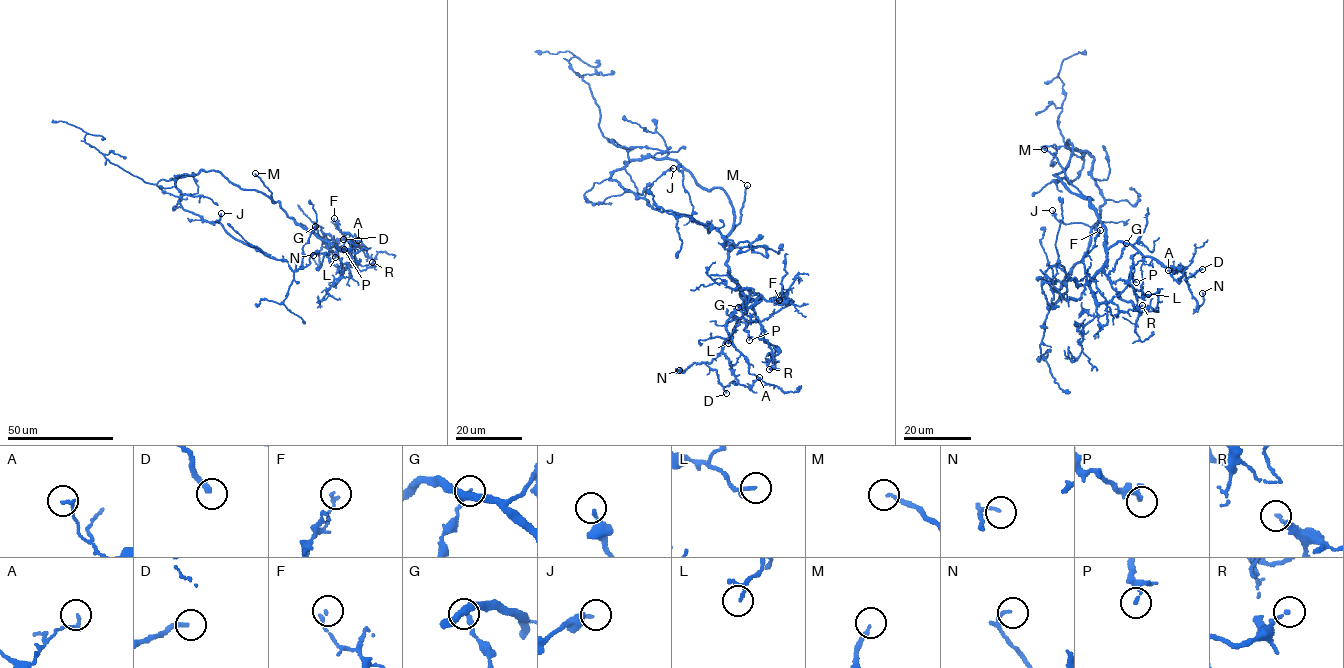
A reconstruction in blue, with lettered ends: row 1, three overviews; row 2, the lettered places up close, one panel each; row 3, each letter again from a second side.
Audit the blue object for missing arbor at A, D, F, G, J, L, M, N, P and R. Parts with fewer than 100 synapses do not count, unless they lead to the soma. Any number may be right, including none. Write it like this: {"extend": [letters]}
{"extend": ["M"]}

